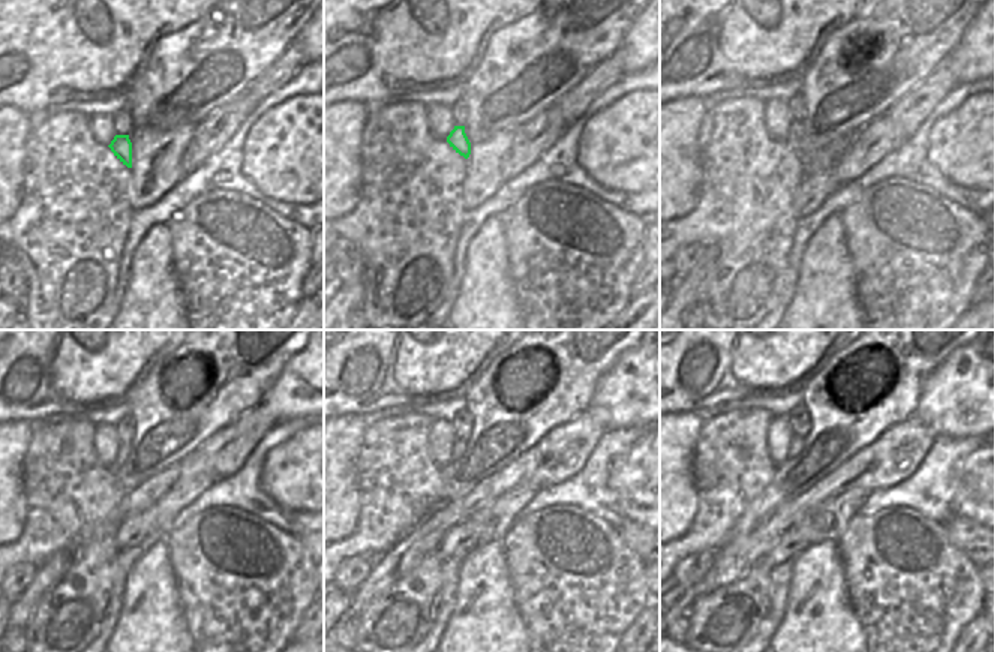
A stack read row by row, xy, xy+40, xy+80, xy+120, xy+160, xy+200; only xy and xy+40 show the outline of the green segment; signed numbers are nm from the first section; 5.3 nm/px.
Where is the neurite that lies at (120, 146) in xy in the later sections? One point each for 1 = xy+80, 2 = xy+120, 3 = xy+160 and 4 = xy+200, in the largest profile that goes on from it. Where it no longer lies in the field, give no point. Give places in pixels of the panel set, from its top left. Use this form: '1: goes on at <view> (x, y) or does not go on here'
1: goes on at xy+80 (793, 137)
2: goes on at xy+120 (122, 451)
3: goes on at xy+160 (459, 447)
4: goes on at xy+200 (796, 444)

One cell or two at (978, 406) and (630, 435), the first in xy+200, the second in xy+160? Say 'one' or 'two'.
two

